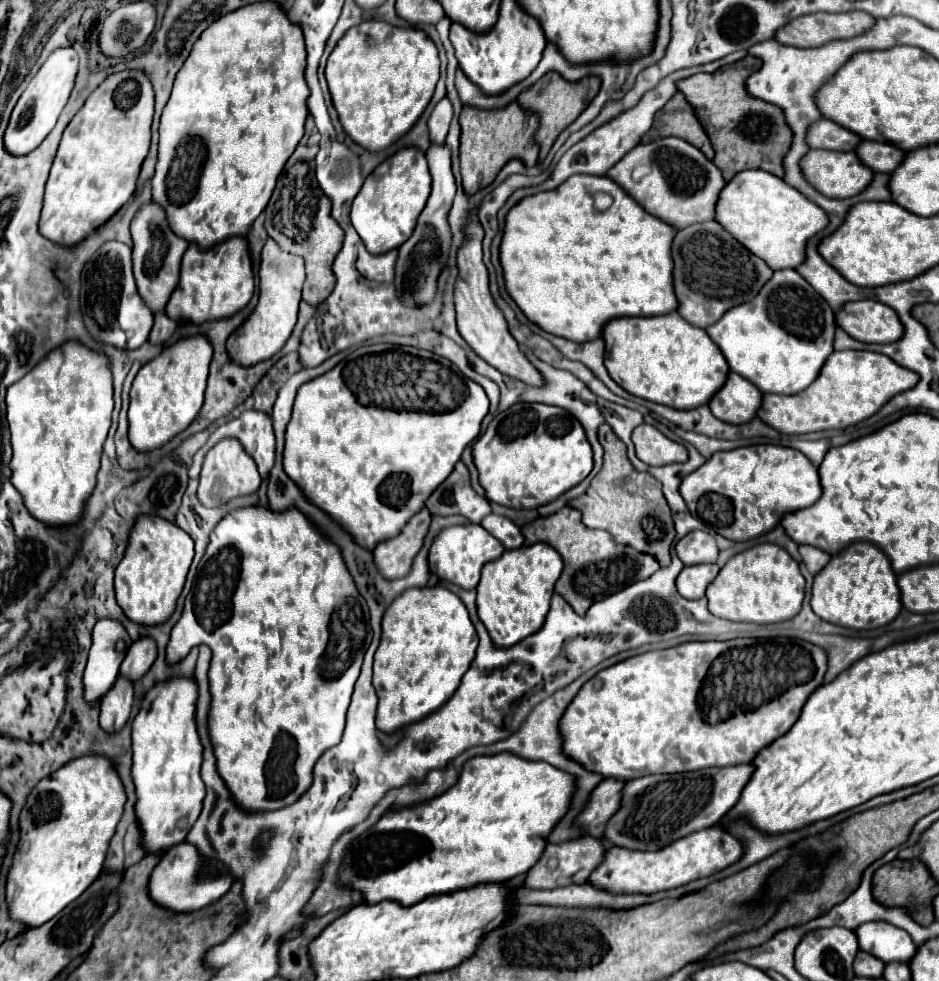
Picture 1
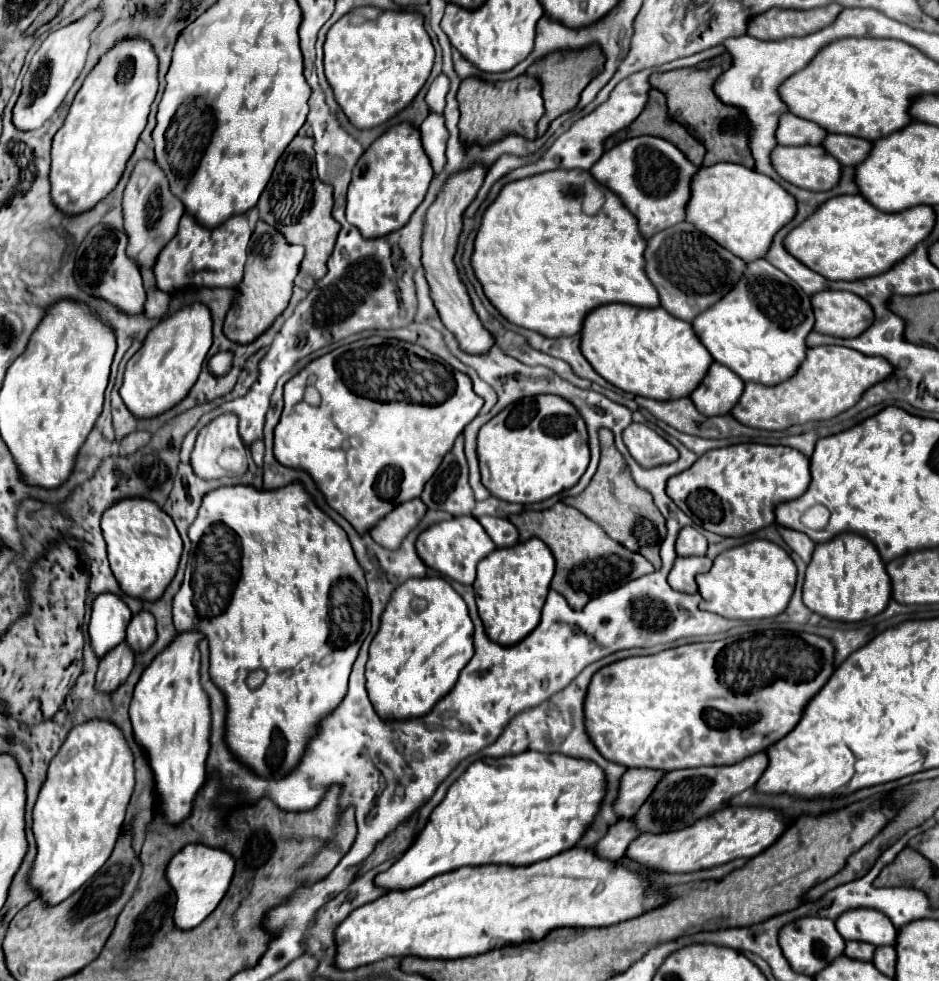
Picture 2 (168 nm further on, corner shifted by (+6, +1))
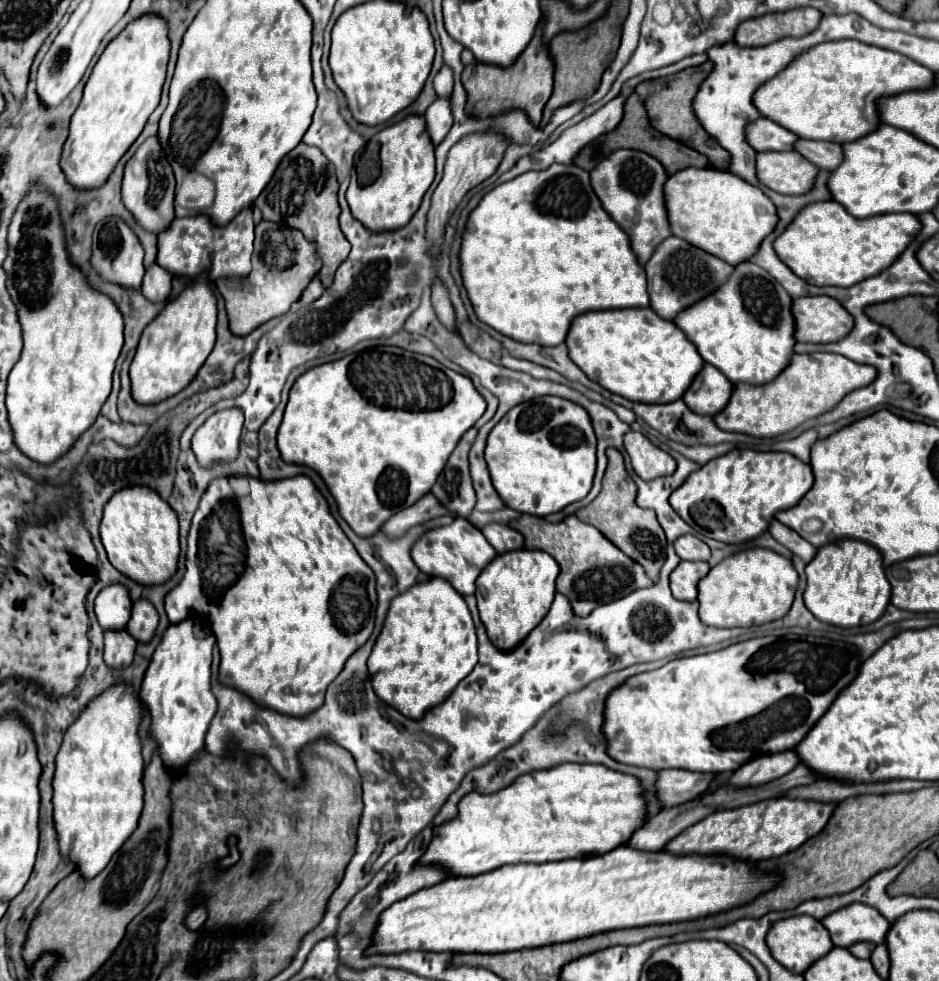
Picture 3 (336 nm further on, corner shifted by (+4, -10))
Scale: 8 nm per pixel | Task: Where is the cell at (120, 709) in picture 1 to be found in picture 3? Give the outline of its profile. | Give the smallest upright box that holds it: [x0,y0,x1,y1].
[104,630,136,668]

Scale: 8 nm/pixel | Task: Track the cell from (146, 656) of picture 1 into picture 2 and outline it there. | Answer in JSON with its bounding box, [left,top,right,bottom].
[126,611,156,653]

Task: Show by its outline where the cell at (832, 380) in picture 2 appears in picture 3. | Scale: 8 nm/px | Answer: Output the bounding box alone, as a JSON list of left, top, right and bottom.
[714,354,876,438]

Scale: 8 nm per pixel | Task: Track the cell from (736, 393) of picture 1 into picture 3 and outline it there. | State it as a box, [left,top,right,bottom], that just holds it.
[682,364,732,416]

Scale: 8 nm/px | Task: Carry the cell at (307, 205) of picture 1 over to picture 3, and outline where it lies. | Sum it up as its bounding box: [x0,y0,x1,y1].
[254,142,350,288]

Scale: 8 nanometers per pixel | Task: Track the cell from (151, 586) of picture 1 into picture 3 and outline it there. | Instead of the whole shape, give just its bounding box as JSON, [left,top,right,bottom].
[100,488,180,584]

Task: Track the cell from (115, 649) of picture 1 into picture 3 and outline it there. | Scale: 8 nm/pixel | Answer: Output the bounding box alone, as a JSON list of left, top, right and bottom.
[94,584,132,628]

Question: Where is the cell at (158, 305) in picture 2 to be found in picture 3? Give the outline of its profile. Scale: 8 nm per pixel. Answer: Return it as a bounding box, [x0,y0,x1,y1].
[142,262,172,302]

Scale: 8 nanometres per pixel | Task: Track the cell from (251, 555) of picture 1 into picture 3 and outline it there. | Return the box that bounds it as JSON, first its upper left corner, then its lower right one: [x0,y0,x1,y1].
[164,474,376,716]

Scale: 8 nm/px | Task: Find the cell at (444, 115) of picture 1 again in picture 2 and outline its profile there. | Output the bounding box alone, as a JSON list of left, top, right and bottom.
[426,75,448,115]

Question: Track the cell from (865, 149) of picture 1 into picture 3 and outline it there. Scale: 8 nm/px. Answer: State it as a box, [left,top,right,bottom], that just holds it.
[794,138,842,170]

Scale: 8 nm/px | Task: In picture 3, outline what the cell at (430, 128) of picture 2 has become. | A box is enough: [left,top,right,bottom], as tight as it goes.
[426,96,452,146]

